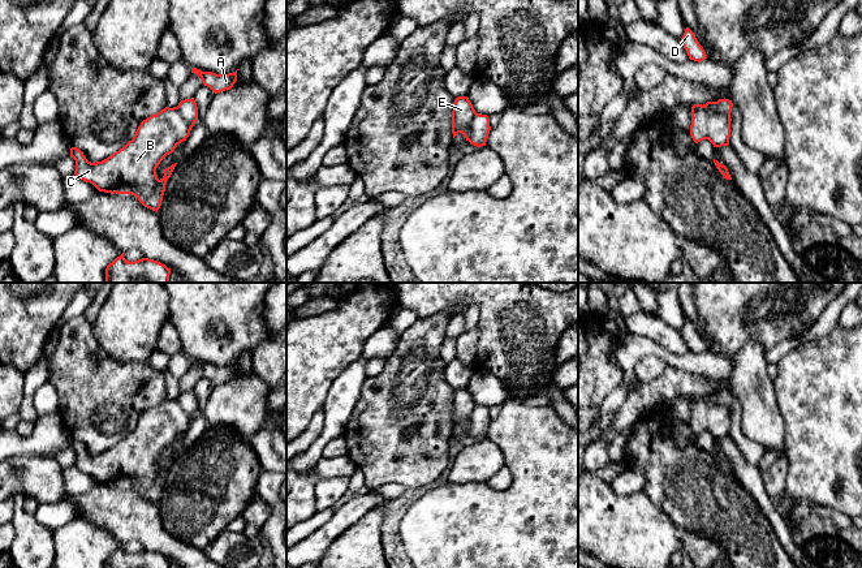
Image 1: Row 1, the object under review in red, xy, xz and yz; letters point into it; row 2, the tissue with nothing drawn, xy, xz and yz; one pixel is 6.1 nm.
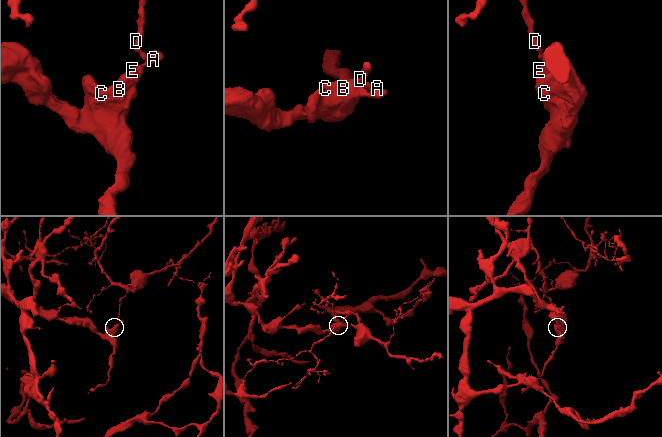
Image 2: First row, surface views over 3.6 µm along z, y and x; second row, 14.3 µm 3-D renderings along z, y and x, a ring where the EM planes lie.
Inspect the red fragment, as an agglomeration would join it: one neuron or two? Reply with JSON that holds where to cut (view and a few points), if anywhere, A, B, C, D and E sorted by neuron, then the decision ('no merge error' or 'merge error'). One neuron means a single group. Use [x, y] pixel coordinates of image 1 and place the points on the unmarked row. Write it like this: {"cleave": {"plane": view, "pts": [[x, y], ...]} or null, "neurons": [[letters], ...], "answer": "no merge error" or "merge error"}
{"cleave": {"plane": "yz", "pts": [[703, 396], [710, 404], [729, 407]]}, "neurons": [["A", "D"], ["B", "C", "E"]], "answer": "merge error"}

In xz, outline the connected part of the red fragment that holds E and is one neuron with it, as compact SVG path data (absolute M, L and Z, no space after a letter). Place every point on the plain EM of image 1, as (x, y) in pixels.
M458 388L454 391L452 403L452 425L453 430L462 425L469 433L470 417L475 408L475 401L467 388Z

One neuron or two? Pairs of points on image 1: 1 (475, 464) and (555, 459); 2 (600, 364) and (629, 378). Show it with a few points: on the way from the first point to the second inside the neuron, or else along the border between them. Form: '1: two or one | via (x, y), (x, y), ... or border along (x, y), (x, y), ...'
1: two | border along (486, 437), (498, 447), (504, 464)
2: two | border along (620, 366), (623, 381), (604, 400)

